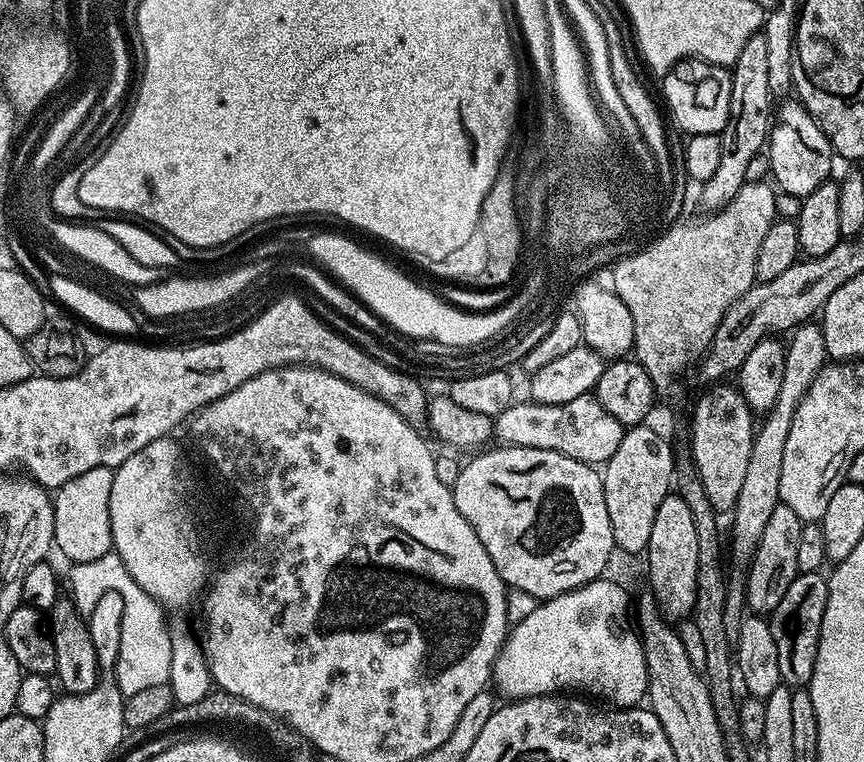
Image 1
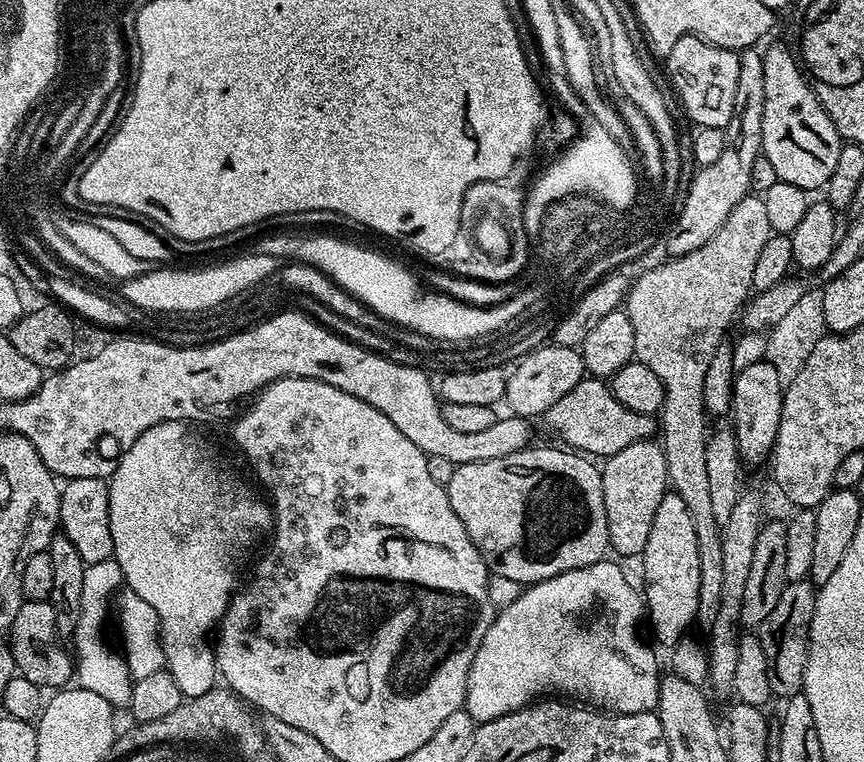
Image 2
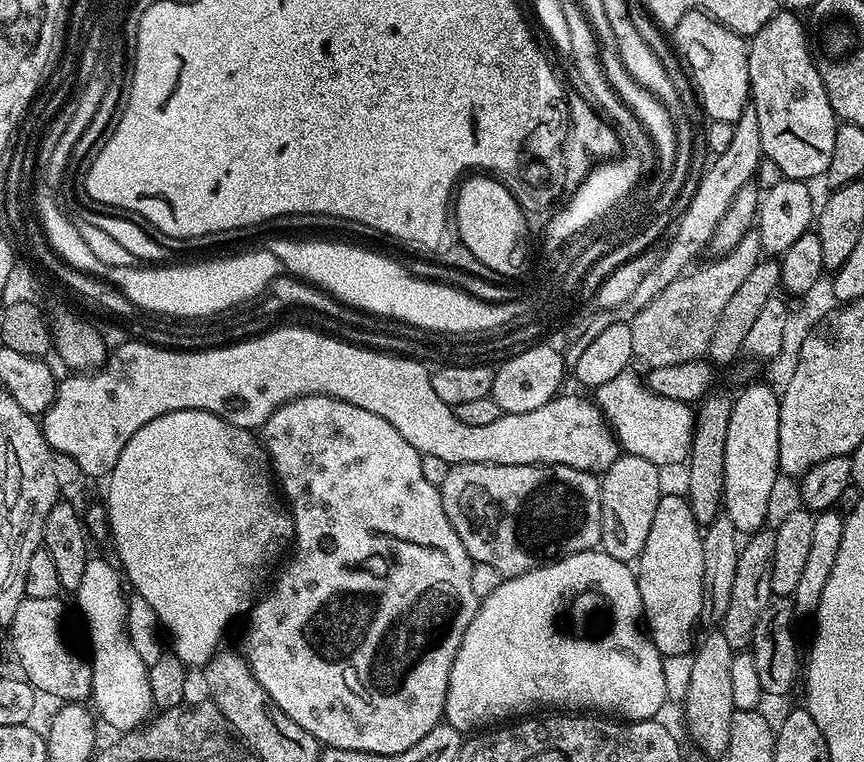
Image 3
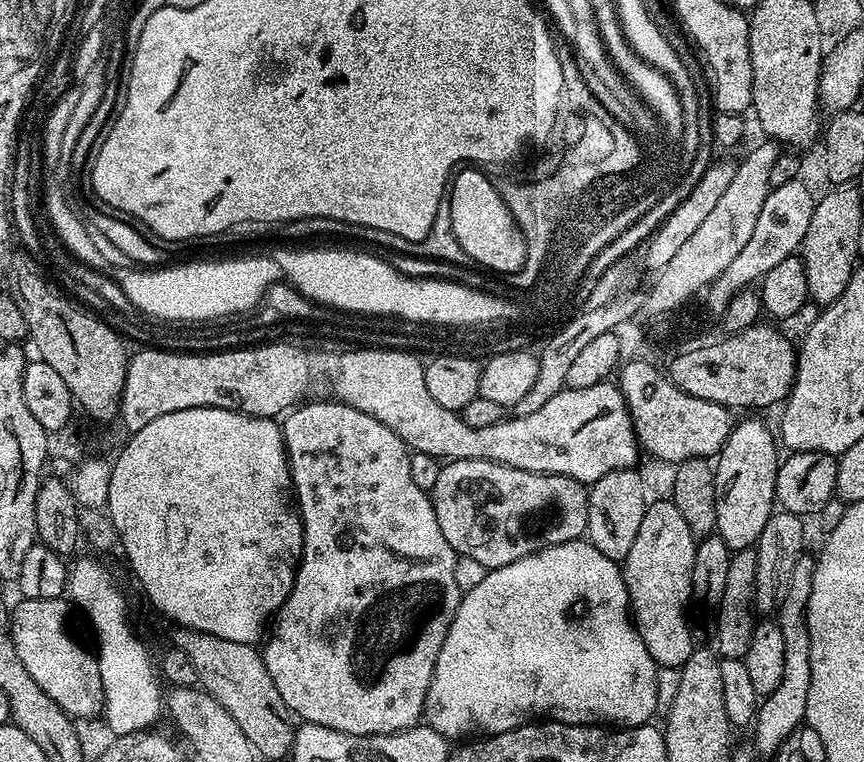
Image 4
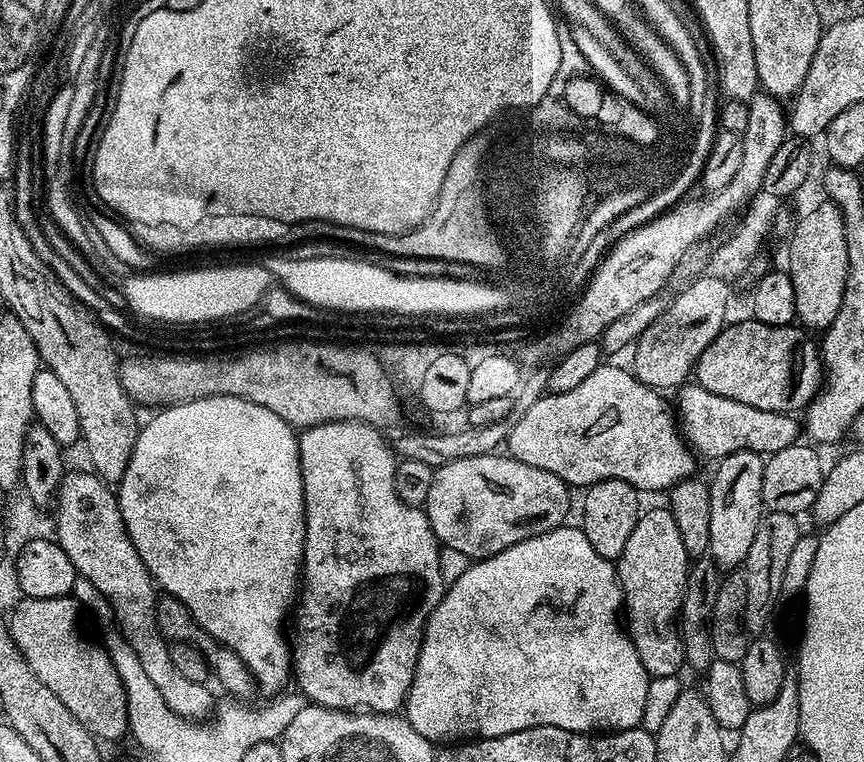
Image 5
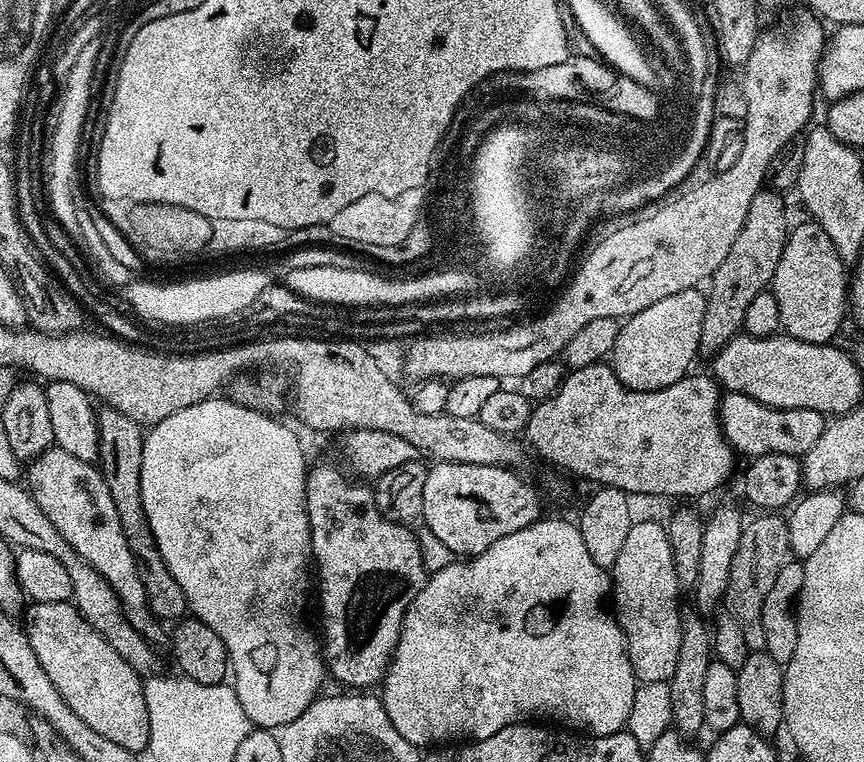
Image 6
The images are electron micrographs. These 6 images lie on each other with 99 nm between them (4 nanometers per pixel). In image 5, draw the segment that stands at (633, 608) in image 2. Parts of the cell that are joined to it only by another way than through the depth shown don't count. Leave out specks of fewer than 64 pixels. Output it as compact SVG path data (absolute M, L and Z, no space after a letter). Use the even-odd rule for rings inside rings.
M561 526L541 536L526 538L490 558L469 563L466 574L445 587L442 602L438 602L424 627L414 682L402 709L410 726L414 726L414 730L418 730L418 734L422 734L422 738L429 740L432 745L452 746L457 742L489 740L514 734L518 730L530 730L534 726L558 726L558 730L585 734L611 734L641 727L650 677L646 666L642 666L642 658L638 658L632 637L622 627L622 597L616 565L602 558L602 554L590 546L590 538L586 538L583 527L568 527Z

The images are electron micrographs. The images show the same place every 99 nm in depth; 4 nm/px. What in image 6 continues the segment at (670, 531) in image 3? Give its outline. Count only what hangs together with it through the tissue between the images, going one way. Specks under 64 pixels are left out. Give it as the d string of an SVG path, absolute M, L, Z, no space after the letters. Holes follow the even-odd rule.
M637 519L626 534L626 543L618 550L618 558L610 569L610 600L614 605L614 615L624 635L624 645L640 684L650 682L668 682L674 674L674 665L678 662L678 642L682 642L680 626L680 595L682 589L678 582L678 570L674 568L674 550L670 548L667 527L656 520Z

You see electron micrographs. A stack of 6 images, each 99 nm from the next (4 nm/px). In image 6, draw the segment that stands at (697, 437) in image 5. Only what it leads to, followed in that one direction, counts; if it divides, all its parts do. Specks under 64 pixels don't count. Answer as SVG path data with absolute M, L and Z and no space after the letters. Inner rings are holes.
M725 391L720 400L720 428L733 449L745 452L745 457L755 458L773 452L774 454L790 454L803 458L822 438L822 430L826 423L823 412L818 410L786 410L771 408L741 392Z

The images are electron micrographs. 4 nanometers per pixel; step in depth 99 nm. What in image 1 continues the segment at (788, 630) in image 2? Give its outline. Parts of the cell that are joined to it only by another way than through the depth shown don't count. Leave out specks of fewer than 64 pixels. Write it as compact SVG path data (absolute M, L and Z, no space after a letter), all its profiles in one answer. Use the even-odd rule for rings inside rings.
M823 571L800 572L790 582L790 590L782 594L782 602L770 613L774 643L778 645L778 674L791 689L805 687L812 681L827 597L828 581Z

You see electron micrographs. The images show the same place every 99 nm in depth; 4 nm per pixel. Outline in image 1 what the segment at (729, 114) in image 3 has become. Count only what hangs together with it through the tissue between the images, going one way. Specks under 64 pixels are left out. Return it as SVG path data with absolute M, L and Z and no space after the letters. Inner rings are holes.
M680 60L664 73L662 83L664 83L663 107L667 115L668 112L672 115L672 120L681 133L697 136L723 132L730 114L732 89L732 73L725 65L711 64L705 60Z

